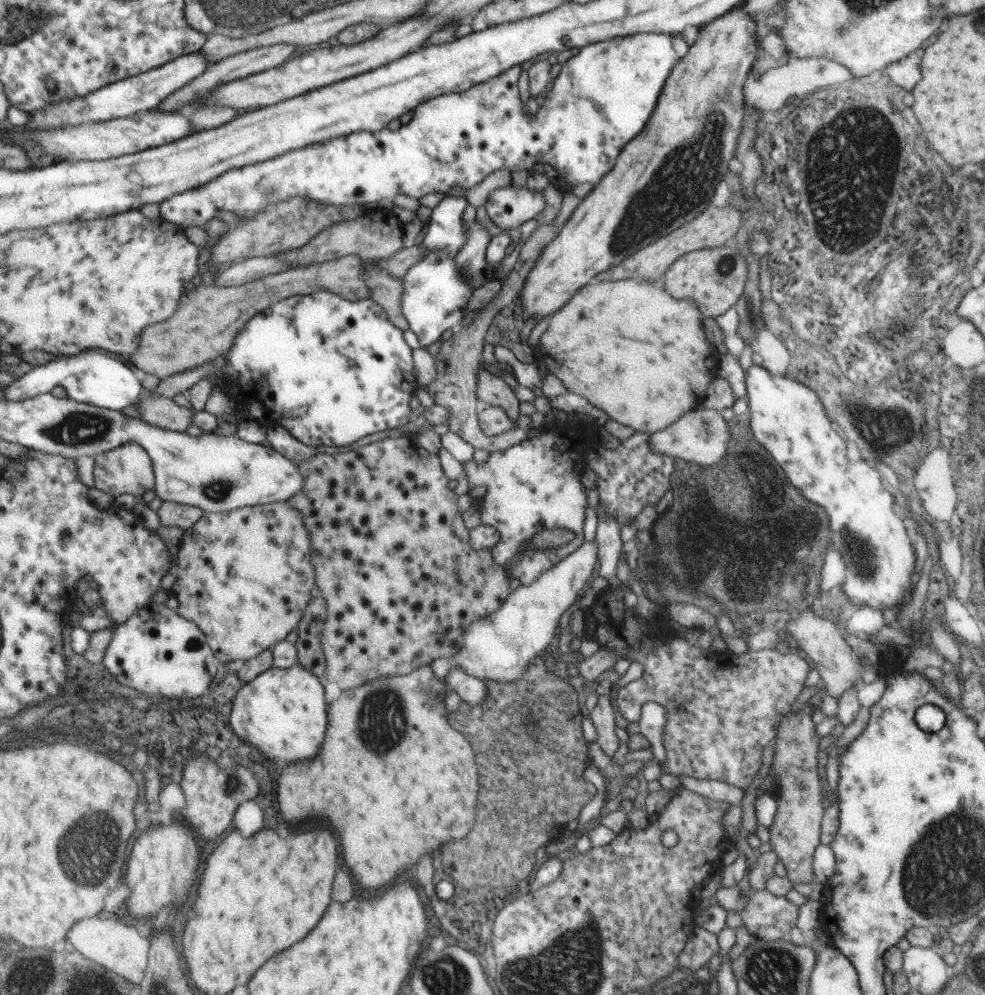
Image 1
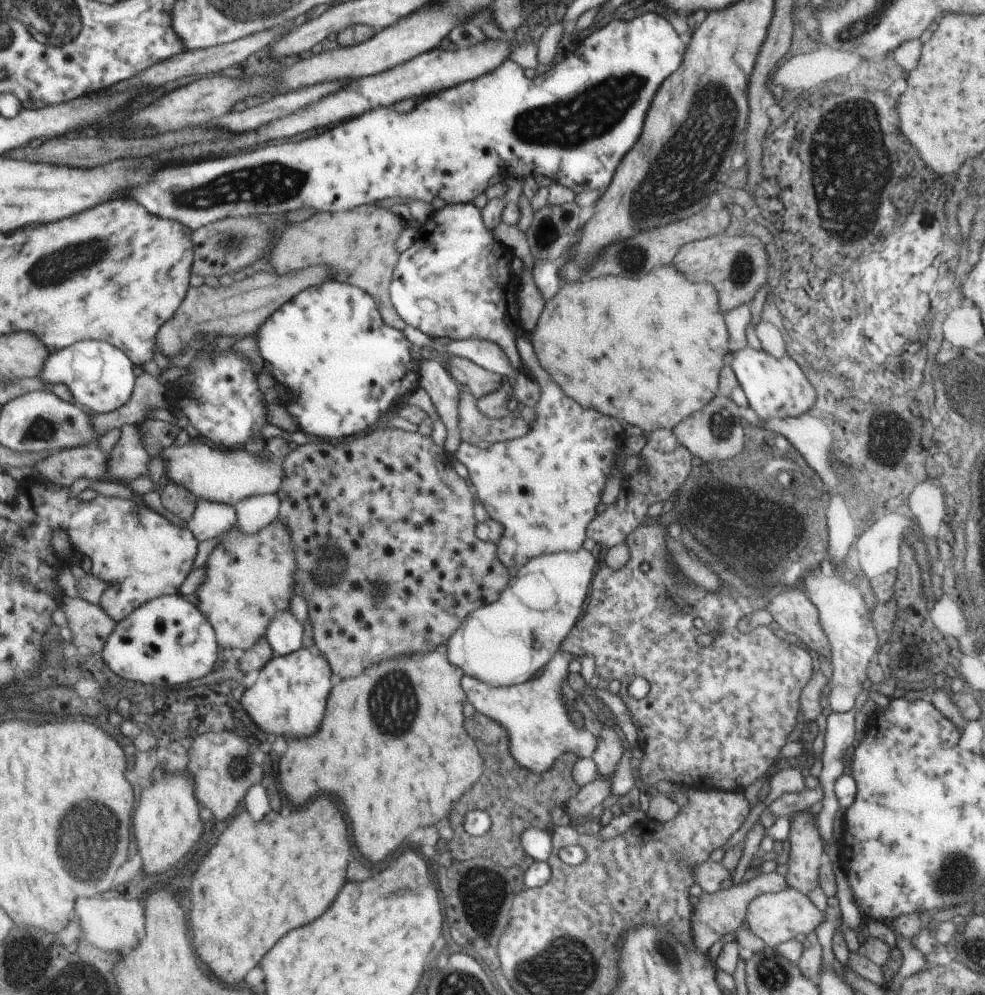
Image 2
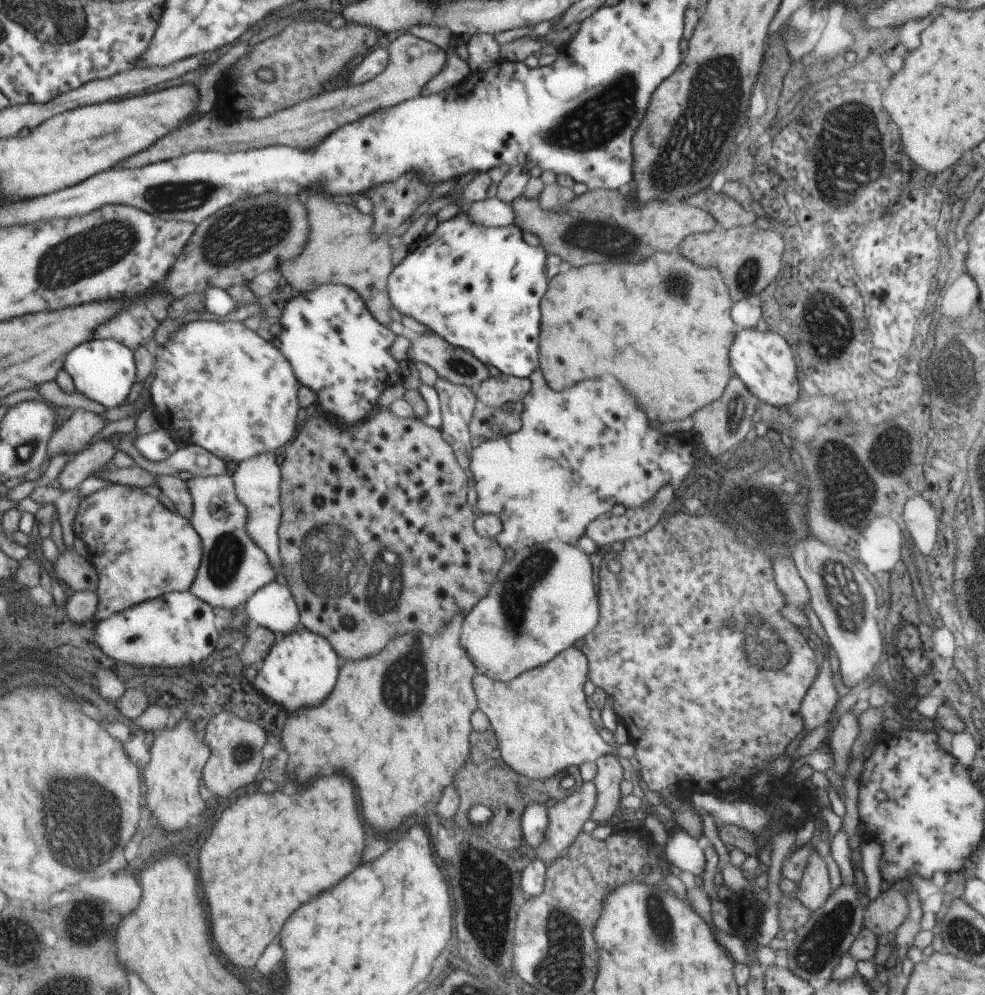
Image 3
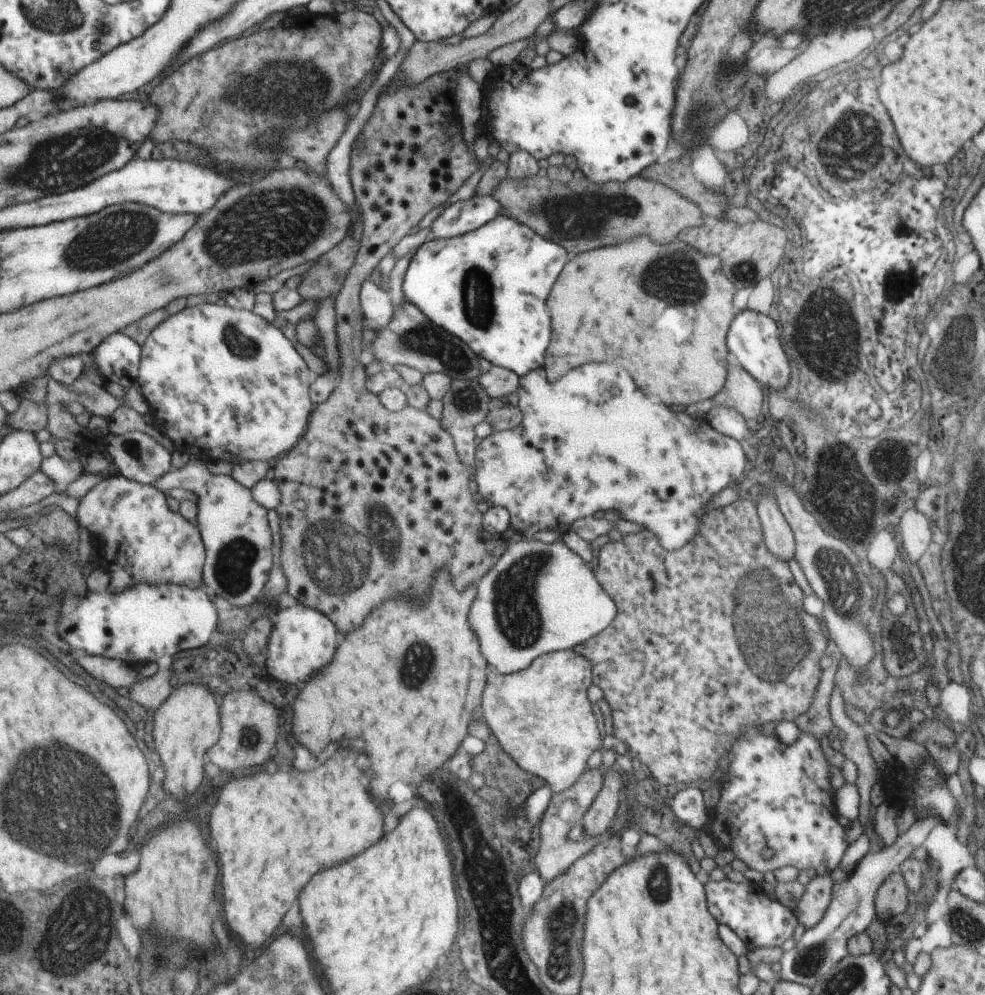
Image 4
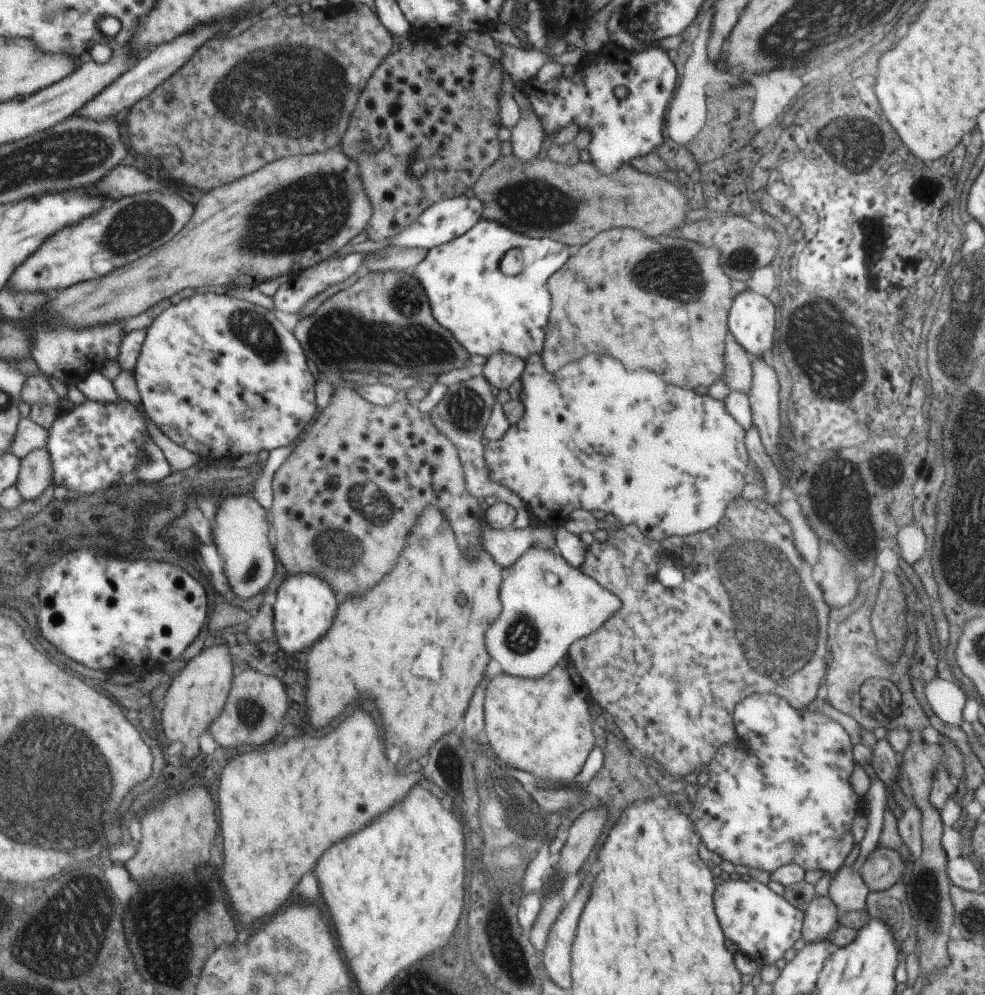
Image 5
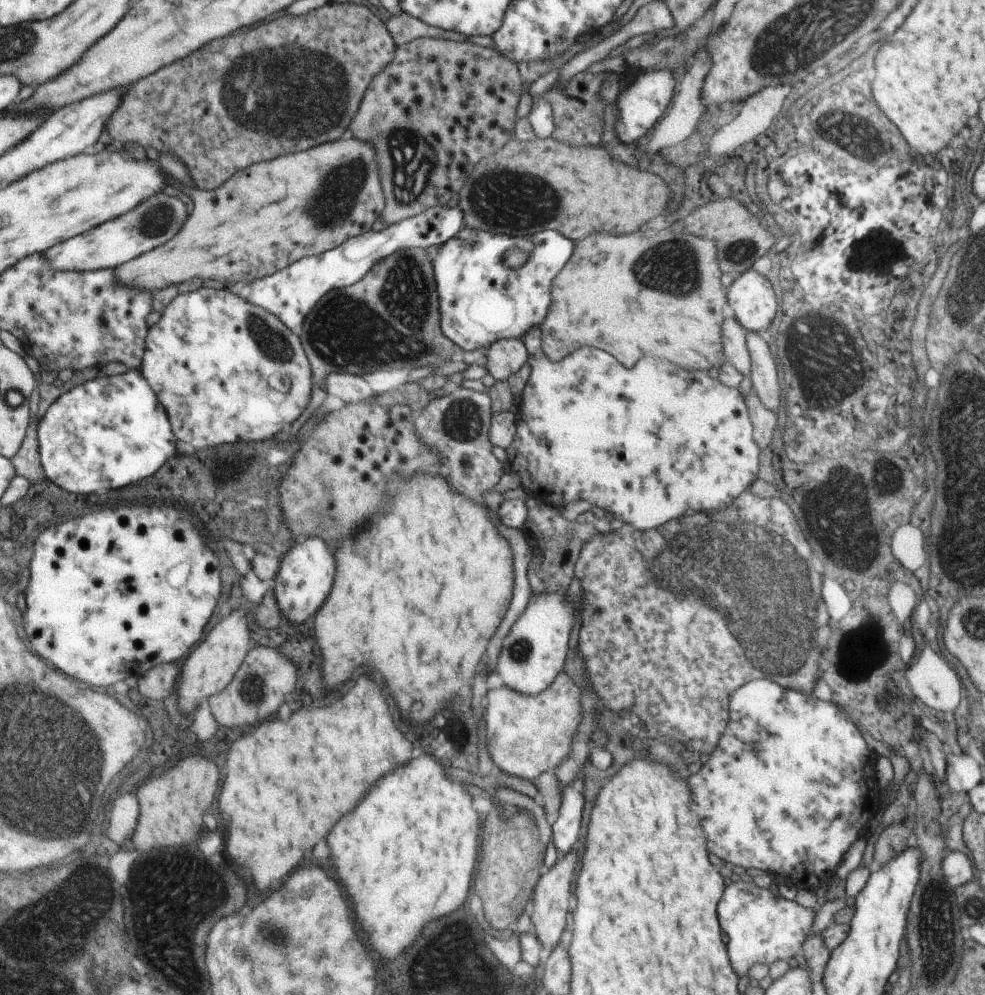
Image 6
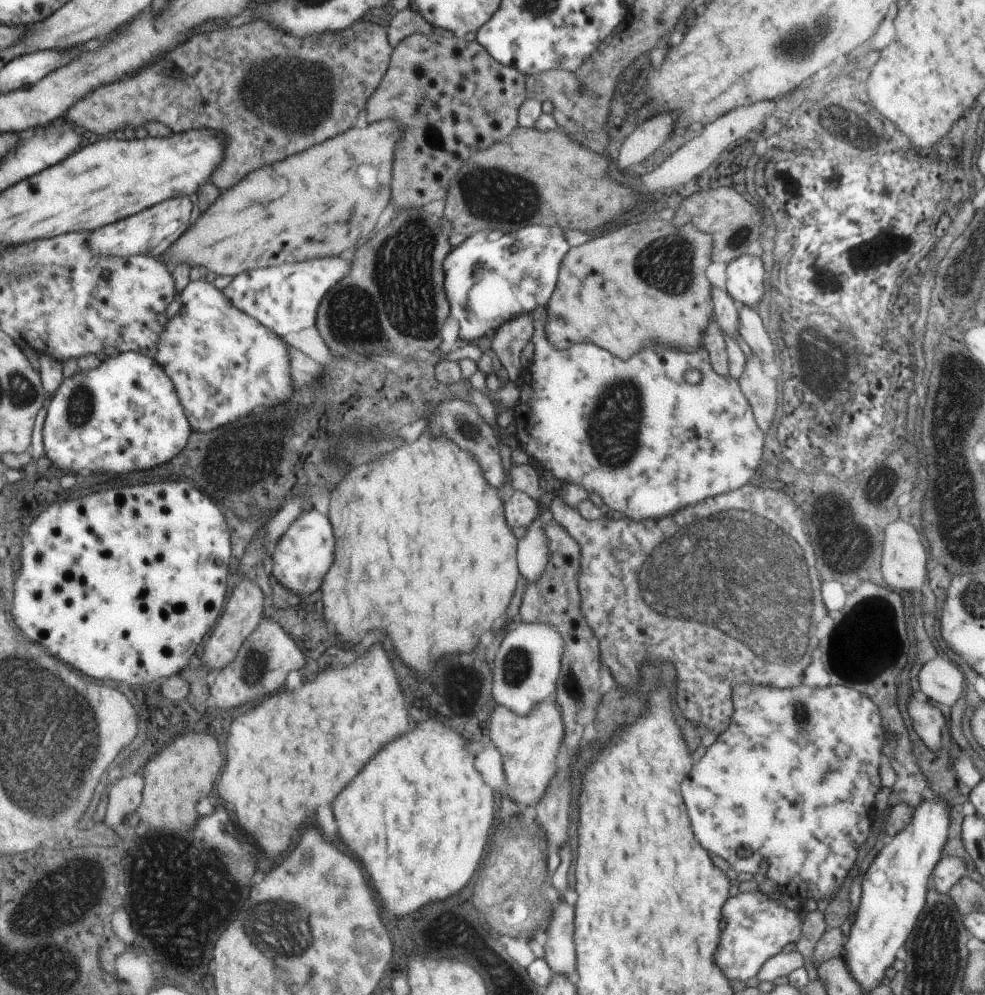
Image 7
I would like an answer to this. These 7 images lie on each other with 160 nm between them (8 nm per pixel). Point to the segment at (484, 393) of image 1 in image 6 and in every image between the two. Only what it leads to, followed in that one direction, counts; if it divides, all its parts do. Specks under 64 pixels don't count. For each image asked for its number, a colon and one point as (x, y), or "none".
2: (479, 381)
3: (458, 366)
4: (410, 339)
5: (383, 322)
6: (355, 330)

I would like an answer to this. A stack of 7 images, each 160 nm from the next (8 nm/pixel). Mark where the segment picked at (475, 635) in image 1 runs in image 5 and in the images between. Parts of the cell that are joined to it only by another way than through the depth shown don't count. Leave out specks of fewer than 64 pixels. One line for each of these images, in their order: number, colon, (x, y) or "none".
2: (504, 643)
3: (543, 600)
4: (539, 597)
5: (547, 604)

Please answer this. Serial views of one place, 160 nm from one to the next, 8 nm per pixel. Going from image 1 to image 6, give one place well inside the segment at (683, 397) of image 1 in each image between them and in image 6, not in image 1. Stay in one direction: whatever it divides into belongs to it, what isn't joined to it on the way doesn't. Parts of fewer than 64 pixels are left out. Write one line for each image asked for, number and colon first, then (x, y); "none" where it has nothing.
2: (664, 339)
3: (669, 343)
4: (662, 312)
5: (661, 304)
6: (647, 293)

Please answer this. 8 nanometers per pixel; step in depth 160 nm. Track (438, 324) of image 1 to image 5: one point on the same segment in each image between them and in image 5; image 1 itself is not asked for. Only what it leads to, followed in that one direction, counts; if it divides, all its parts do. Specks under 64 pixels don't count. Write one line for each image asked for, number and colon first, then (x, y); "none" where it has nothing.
2: (455, 281)
3: (478, 287)
4: (488, 287)
5: (488, 312)

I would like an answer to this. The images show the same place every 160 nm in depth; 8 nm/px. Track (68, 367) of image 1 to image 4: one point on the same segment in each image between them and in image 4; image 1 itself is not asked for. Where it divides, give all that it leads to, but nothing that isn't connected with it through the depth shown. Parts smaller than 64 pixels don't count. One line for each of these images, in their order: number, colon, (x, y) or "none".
2: (101, 378)
3: (104, 370)
4: (118, 360)

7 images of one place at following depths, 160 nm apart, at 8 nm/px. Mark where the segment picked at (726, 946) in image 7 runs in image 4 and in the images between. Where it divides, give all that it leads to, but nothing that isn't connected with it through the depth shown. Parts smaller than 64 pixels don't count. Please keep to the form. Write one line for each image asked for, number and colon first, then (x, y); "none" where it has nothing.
4: (759, 922)
5: (763, 924)
6: (766, 927)

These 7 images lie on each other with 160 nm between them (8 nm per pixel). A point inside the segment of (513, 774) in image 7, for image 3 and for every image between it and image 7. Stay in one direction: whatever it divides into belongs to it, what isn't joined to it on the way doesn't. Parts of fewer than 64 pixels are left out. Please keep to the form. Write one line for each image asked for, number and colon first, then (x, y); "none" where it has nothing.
3: (541, 720)
4: (542, 718)
5: (542, 726)
6: (526, 735)

